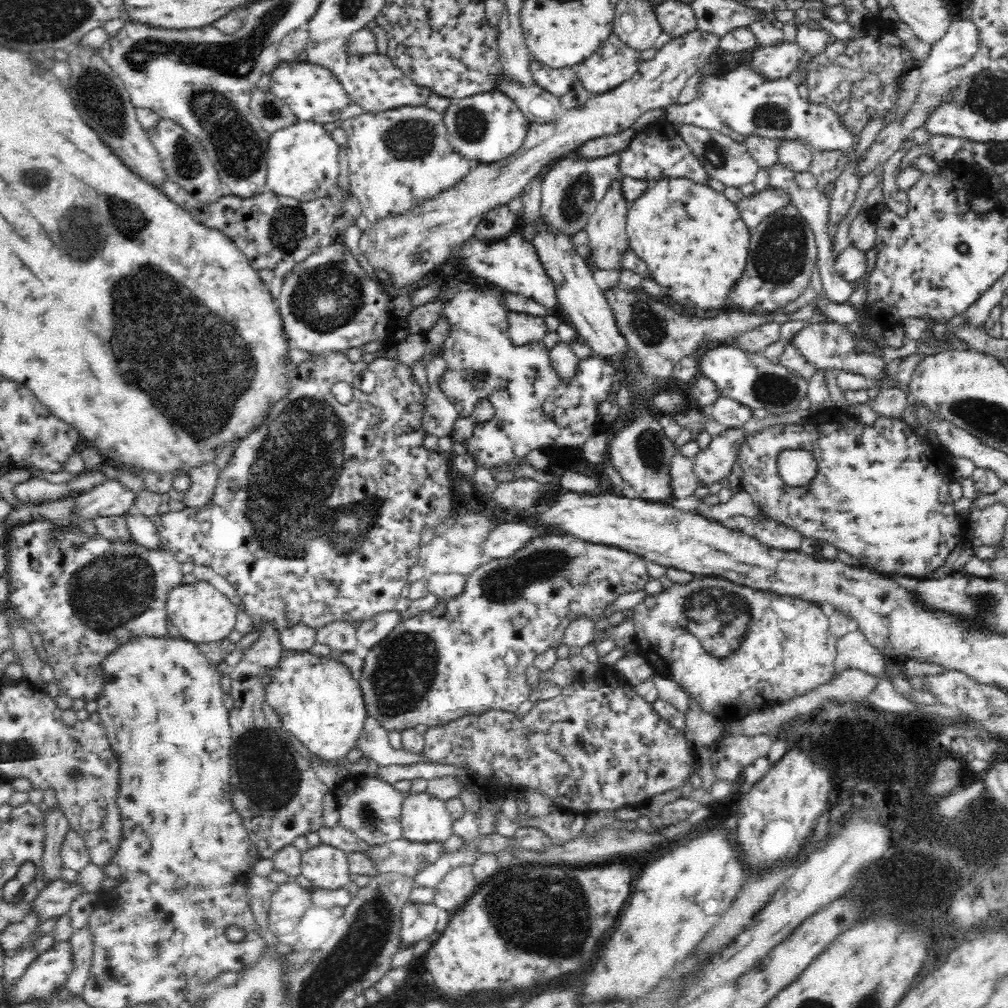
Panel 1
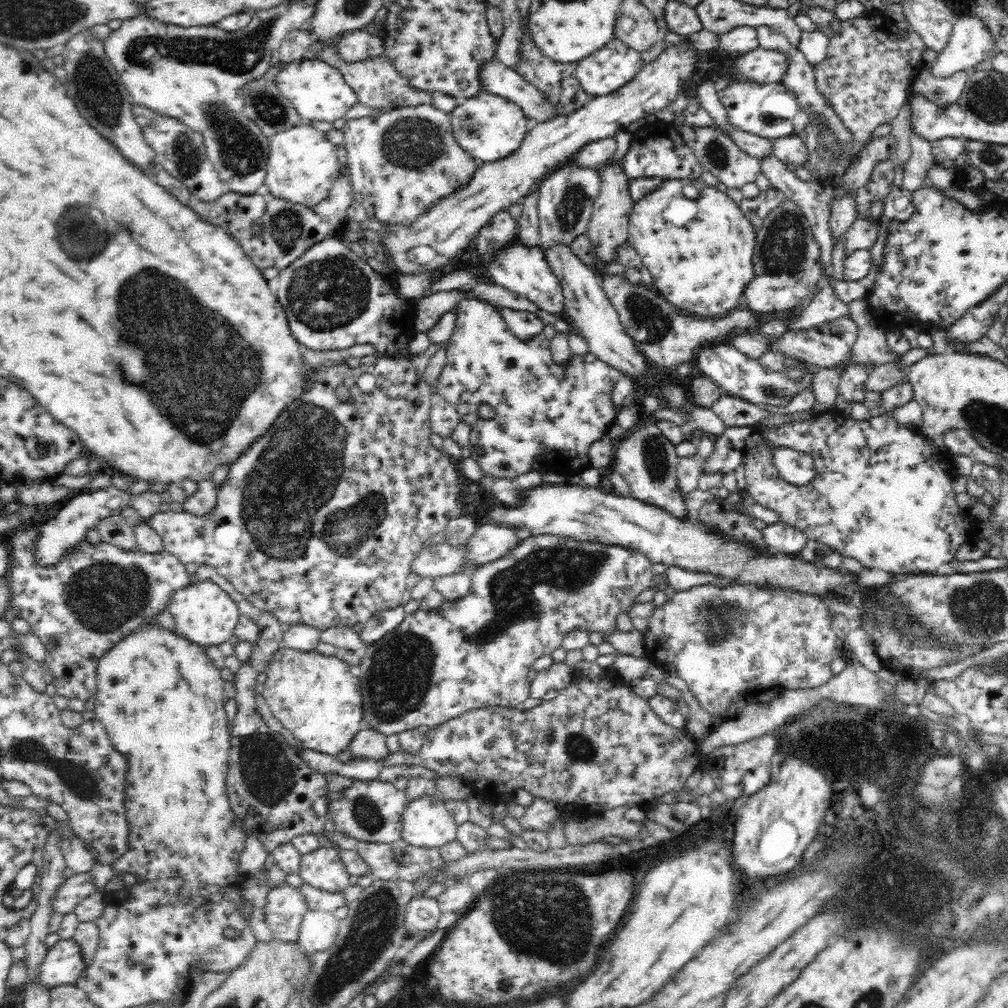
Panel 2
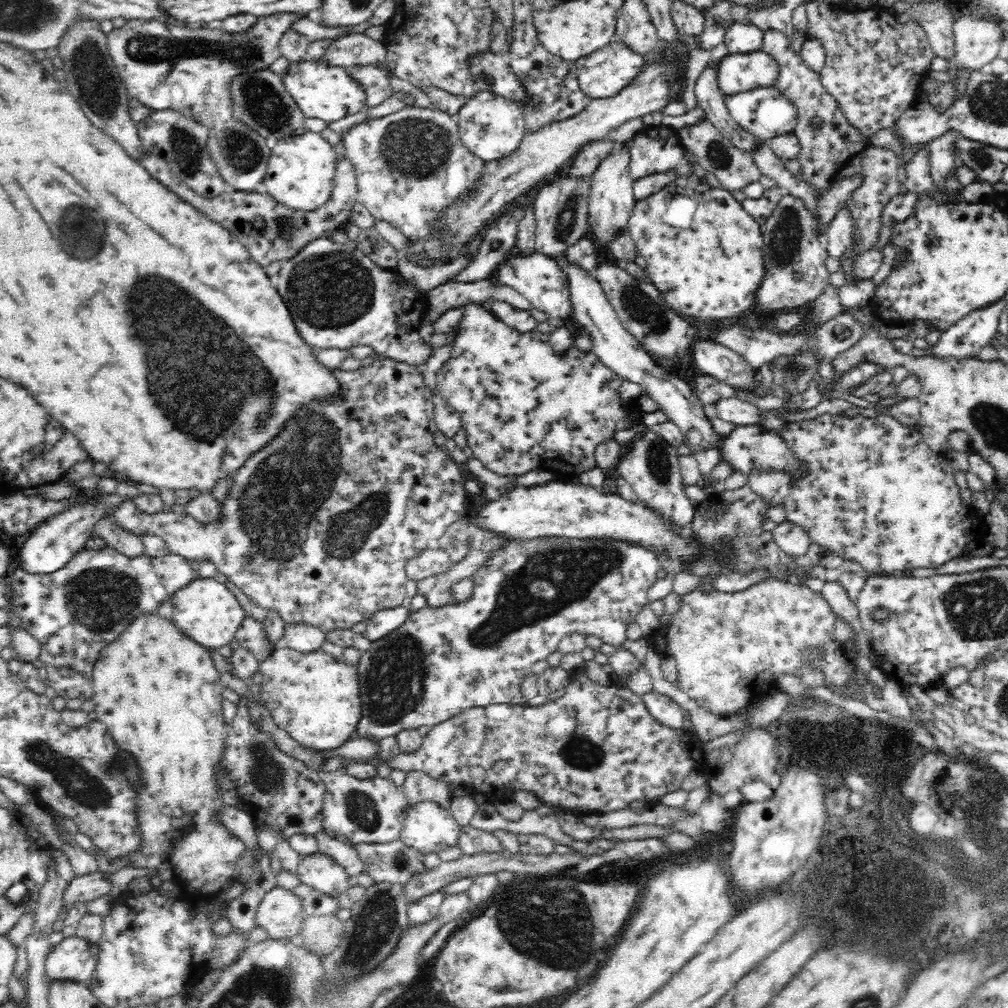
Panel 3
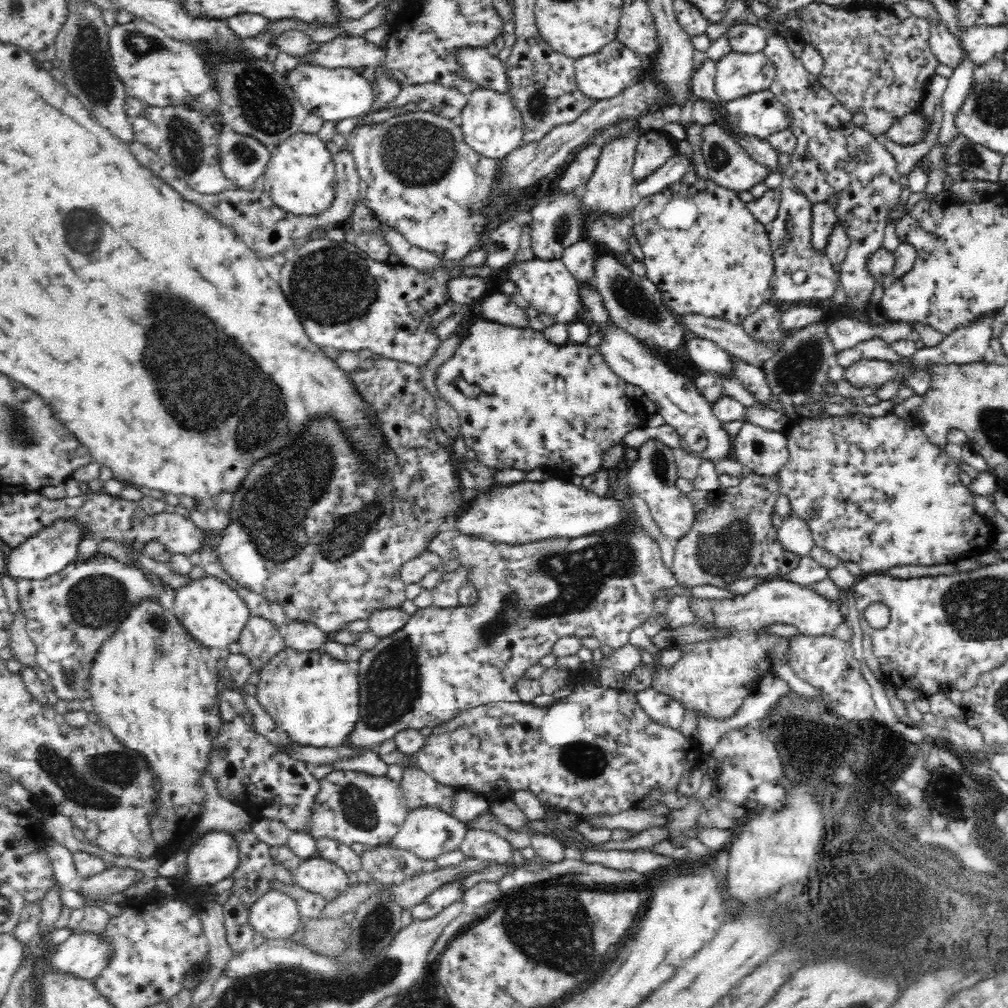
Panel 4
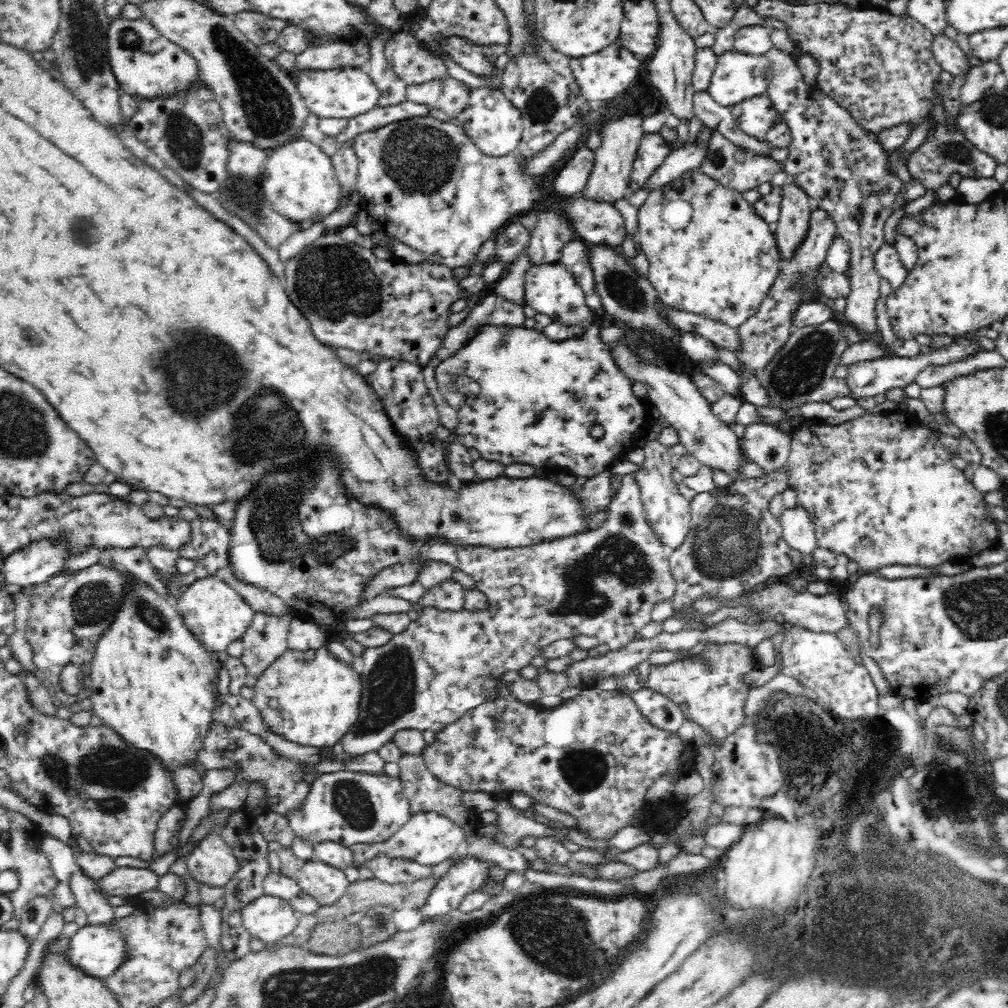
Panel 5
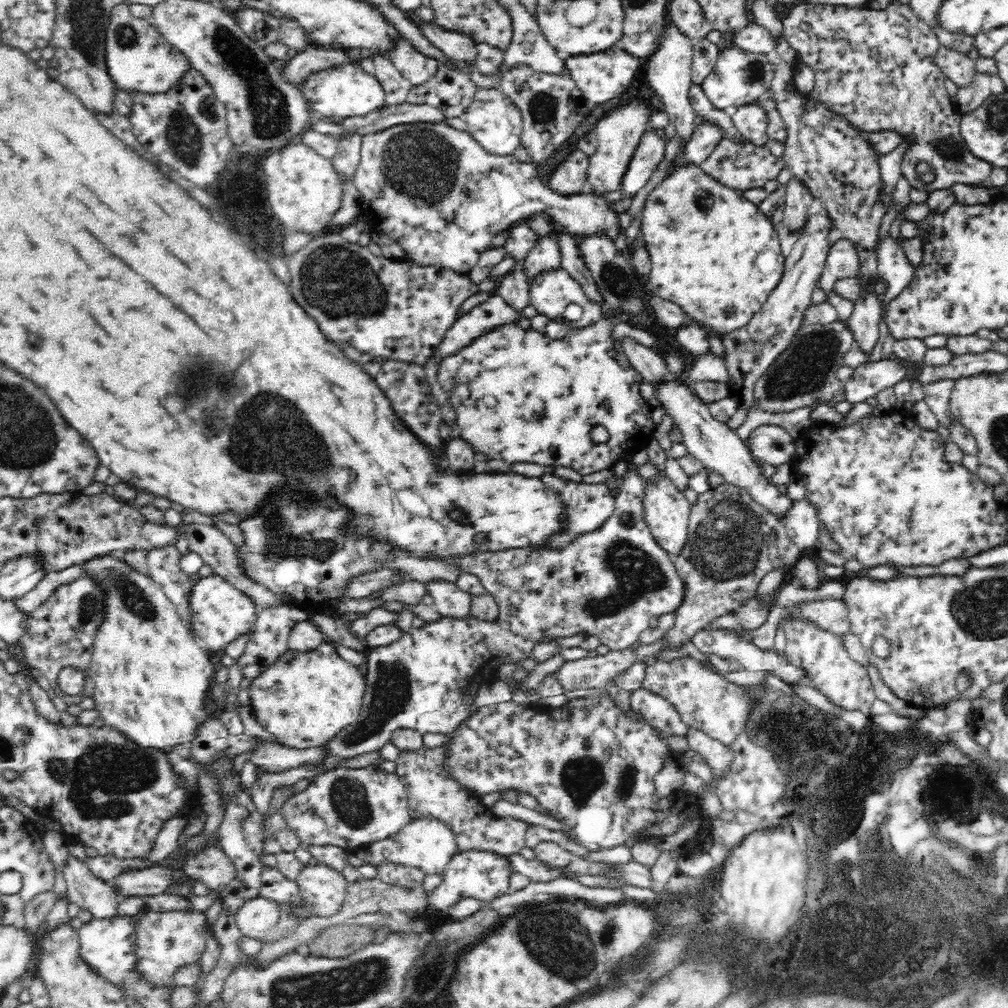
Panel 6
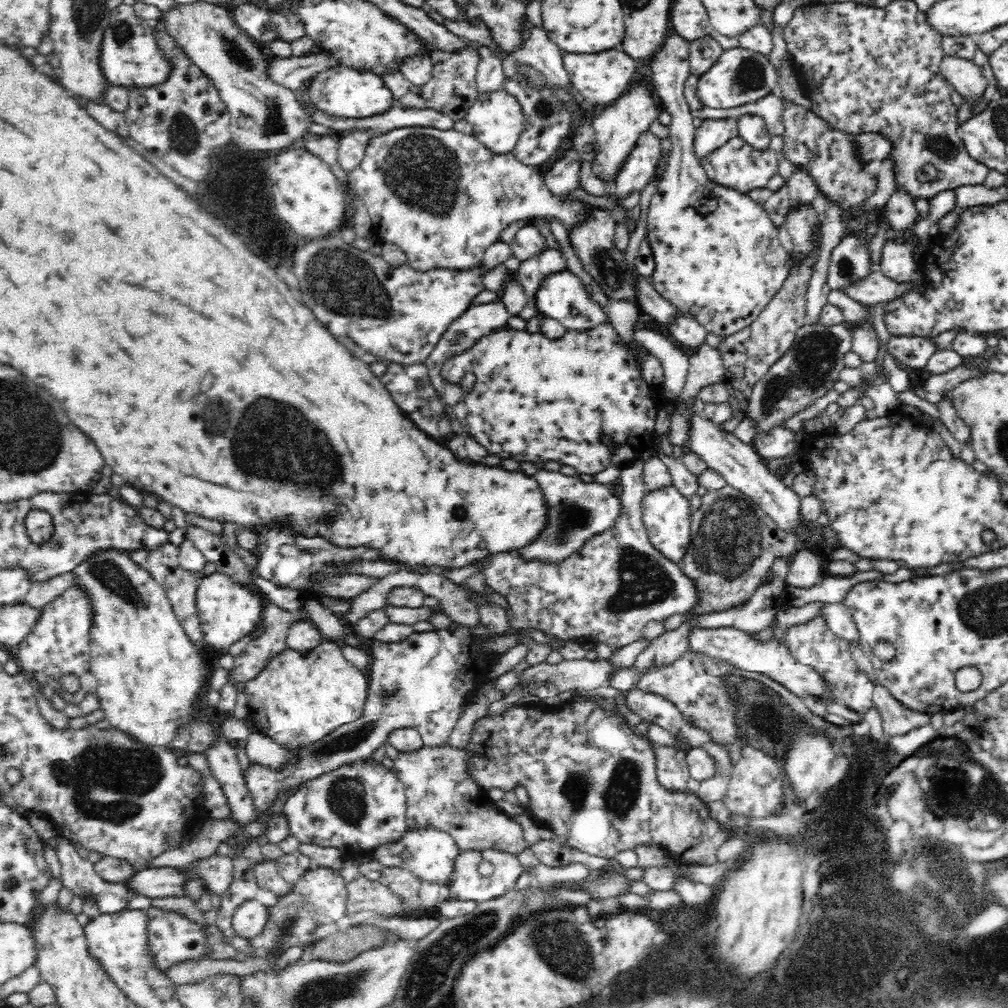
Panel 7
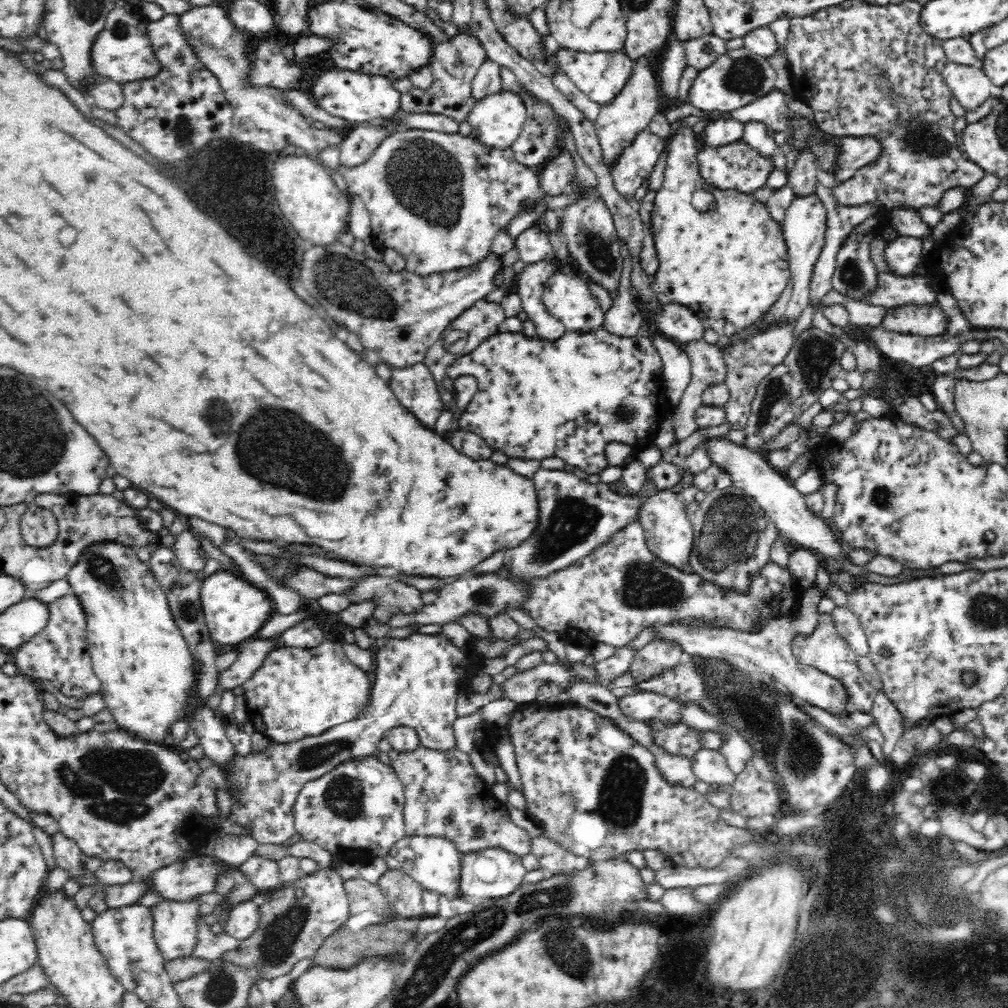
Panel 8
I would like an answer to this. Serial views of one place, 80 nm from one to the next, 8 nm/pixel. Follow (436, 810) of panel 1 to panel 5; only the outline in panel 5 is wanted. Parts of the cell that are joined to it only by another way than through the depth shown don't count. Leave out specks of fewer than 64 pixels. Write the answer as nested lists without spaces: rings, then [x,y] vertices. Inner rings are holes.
[[[420,811],[412,813],[409,819],[392,835],[386,842],[376,844],[356,844],[352,847],[354,853],[354,864],[362,866],[365,860],[374,858],[378,853],[386,853],[390,857],[406,857],[424,865],[437,865],[444,860],[455,857],[461,852],[466,839],[466,829],[444,816],[444,813],[434,811]]]

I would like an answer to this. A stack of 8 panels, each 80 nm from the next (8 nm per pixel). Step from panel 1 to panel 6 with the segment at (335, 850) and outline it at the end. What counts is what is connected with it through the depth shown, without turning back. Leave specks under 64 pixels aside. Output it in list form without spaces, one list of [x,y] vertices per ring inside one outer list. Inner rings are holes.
[[[312,862],[302,866],[295,880],[306,908],[299,912],[297,906],[286,904],[292,915],[302,919],[310,915],[333,916],[340,910],[348,888],[348,881],[340,871]]]

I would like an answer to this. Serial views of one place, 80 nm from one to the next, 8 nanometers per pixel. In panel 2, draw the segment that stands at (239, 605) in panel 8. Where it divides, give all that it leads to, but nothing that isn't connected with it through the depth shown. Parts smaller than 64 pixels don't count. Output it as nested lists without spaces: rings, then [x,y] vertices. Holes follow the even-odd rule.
[[[196,579],[186,588],[176,590],[171,595],[166,612],[170,614],[168,621],[174,633],[204,648],[222,644],[225,640],[233,638],[241,615],[236,603],[216,584]]]

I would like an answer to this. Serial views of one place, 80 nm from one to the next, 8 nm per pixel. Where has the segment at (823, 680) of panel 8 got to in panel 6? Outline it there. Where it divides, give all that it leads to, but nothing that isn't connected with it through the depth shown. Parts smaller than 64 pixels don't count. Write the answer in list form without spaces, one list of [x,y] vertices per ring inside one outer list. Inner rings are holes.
[[[718,629],[698,631],[692,636],[695,648],[705,655],[716,655],[726,660],[738,661],[744,670],[764,671],[774,674],[786,684],[806,681],[806,671],[800,666],[788,663],[787,658],[773,650],[760,650],[733,634],[733,630]]]

